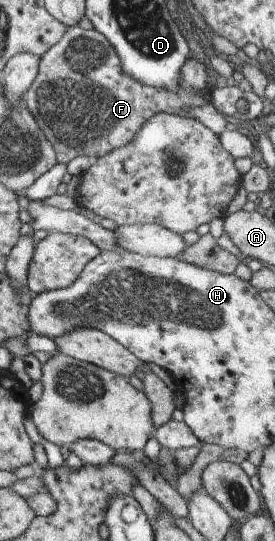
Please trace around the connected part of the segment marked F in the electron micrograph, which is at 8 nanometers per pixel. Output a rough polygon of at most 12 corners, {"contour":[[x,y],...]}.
{"contour":[[67,27],[22,100],[66,166],[124,147],[157,113],[209,102],[188,56],[174,91]]}

